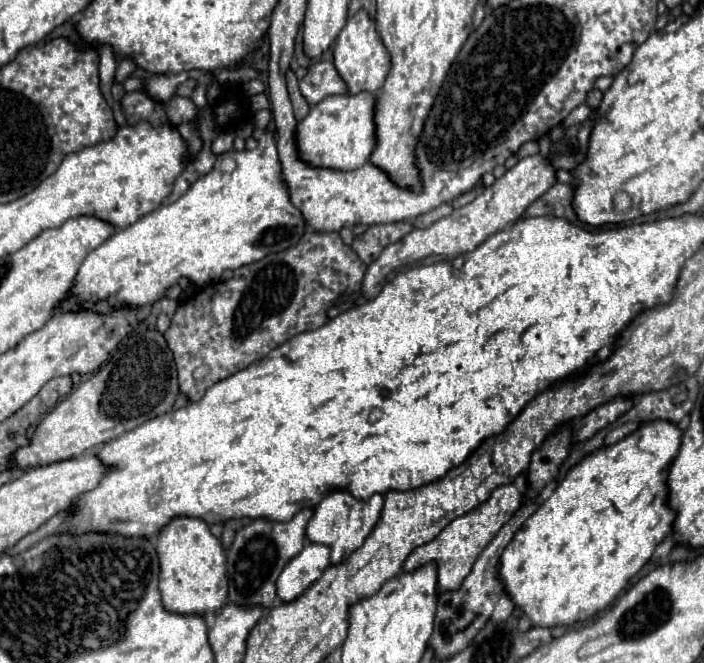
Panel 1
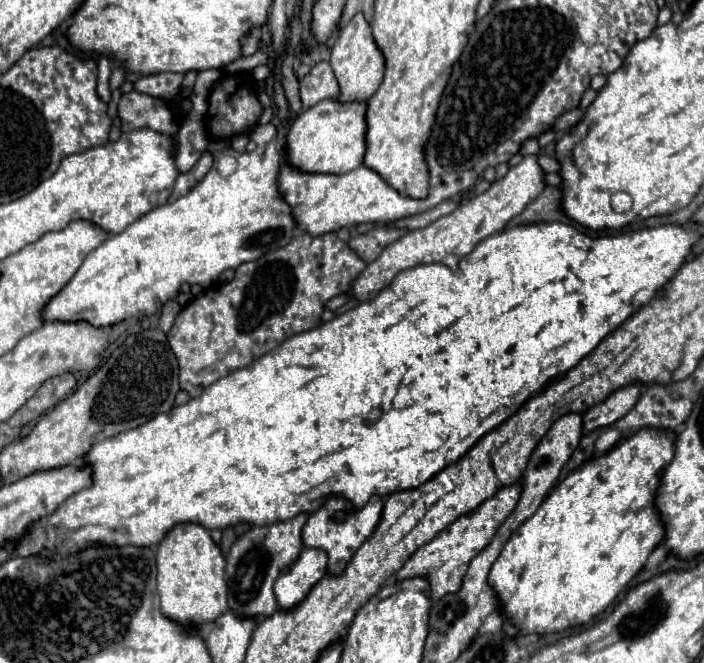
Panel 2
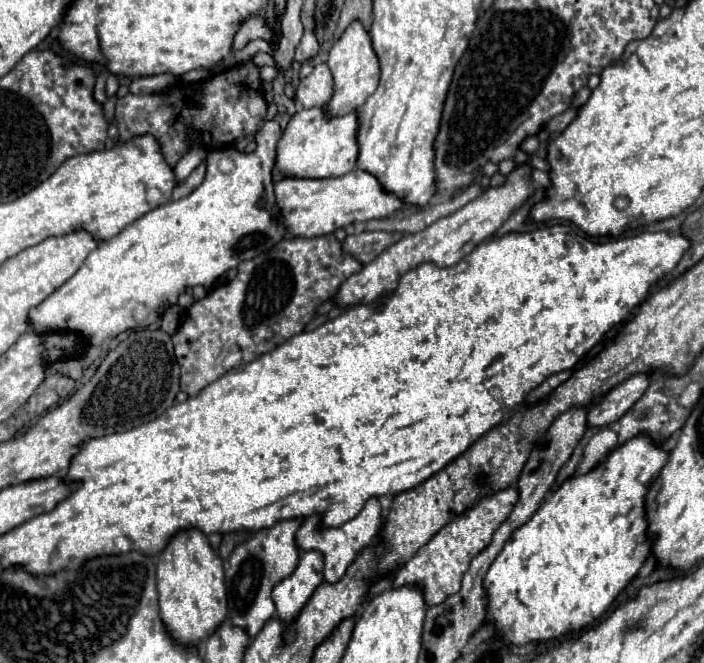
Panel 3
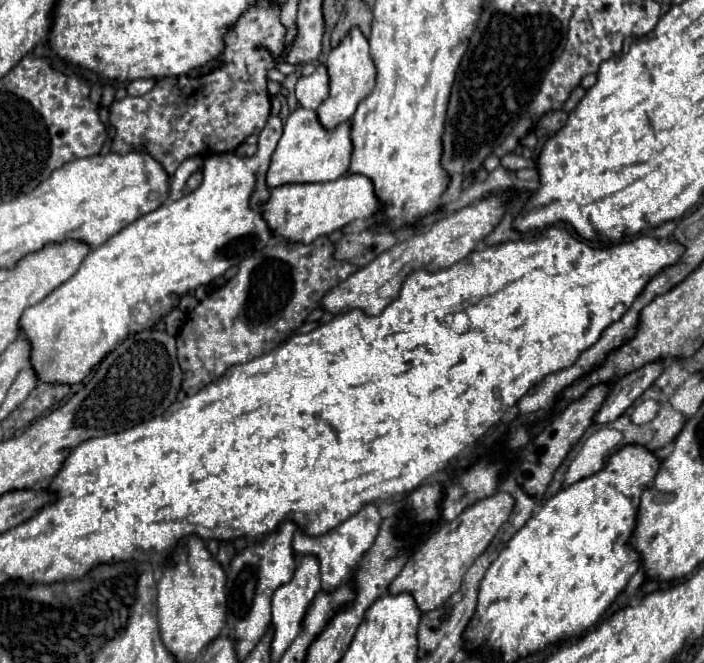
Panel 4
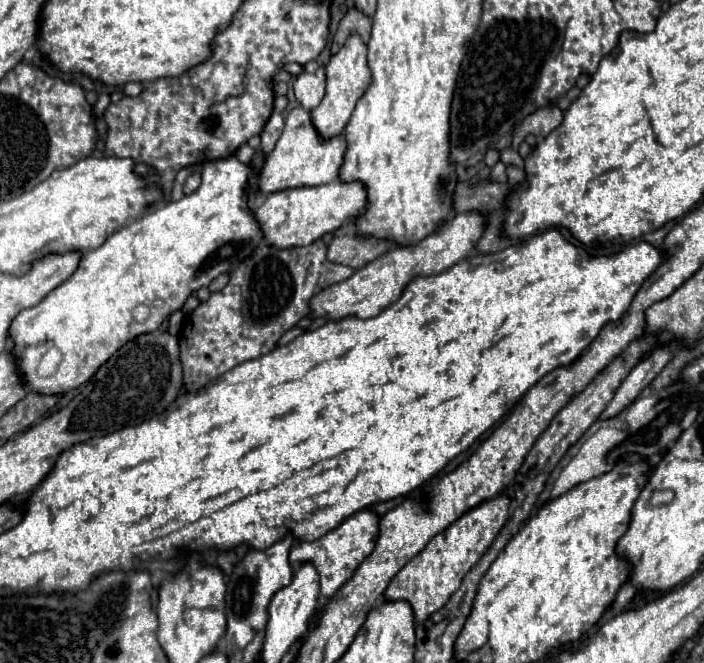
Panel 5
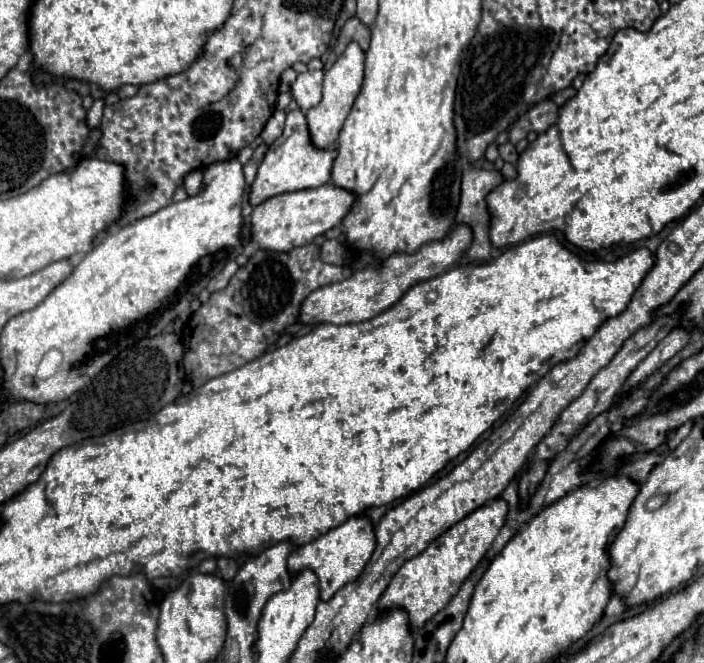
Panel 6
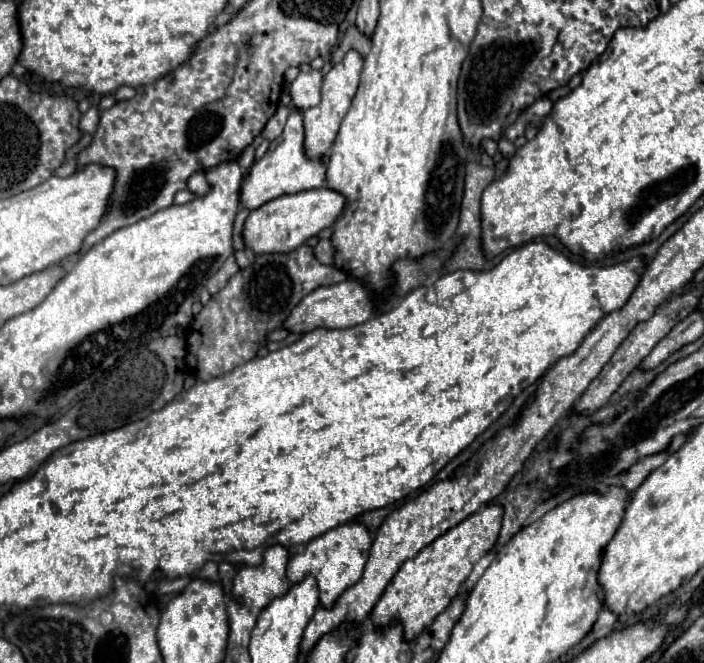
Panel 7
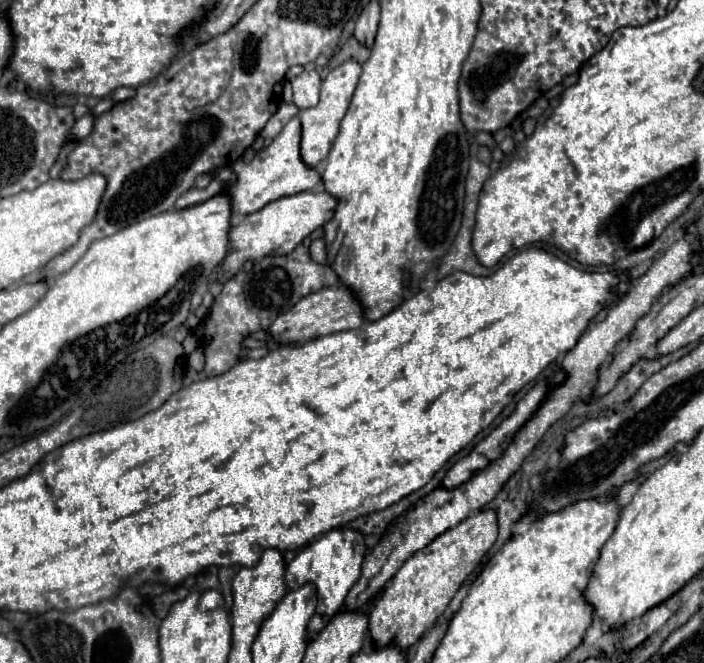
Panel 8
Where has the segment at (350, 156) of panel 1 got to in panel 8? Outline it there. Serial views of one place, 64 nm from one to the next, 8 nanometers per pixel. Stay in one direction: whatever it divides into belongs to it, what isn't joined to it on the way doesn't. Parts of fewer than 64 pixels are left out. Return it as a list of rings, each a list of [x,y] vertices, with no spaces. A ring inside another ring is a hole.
[[[294,116],[286,126],[284,130],[272,140],[272,144],[262,150],[260,154],[254,156],[252,162],[244,164],[242,160],[236,160],[232,164],[232,170],[238,174],[236,182],[234,184],[224,184],[224,182],[218,182],[218,180],[212,180],[208,184],[208,188],[204,190],[198,190],[198,188],[190,188],[184,196],[180,196],[176,200],[176,208],[188,208],[188,206],[194,206],[198,202],[204,202],[208,200],[210,196],[216,196],[220,194],[222,190],[230,194],[230,200],[232,200],[232,210],[234,214],[252,214],[256,210],[260,210],[262,206],[266,206],[268,202],[274,202],[282,196],[292,196],[292,194],[298,194],[298,192],[304,192],[304,190],[312,190],[314,186],[322,184],[322,176],[316,168],[310,168],[302,158],[300,158],[300,136],[302,136],[302,126],[300,126],[300,118]]]

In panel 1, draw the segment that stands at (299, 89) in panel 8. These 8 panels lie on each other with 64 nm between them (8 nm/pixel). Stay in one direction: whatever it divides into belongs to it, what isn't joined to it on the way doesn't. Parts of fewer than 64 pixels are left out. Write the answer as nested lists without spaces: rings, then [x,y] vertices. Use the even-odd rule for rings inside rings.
[[[318,60],[300,80],[300,92],[308,100],[308,104],[318,104],[326,96],[346,94],[348,84],[344,84],[342,76],[336,72],[330,60]]]

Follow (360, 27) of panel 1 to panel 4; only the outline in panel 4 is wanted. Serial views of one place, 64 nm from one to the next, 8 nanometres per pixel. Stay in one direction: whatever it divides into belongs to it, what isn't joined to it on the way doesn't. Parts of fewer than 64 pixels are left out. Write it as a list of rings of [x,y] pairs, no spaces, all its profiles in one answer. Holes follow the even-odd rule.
[[[352,28],[352,32],[348,32],[348,36],[344,36],[344,40],[330,52],[326,68],[330,74],[330,96],[316,112],[324,128],[334,128],[344,120],[350,120],[360,100],[364,100],[364,96],[368,96],[368,92],[372,92],[372,88],[376,86],[376,66],[372,64],[368,38],[360,32],[360,28]]]

